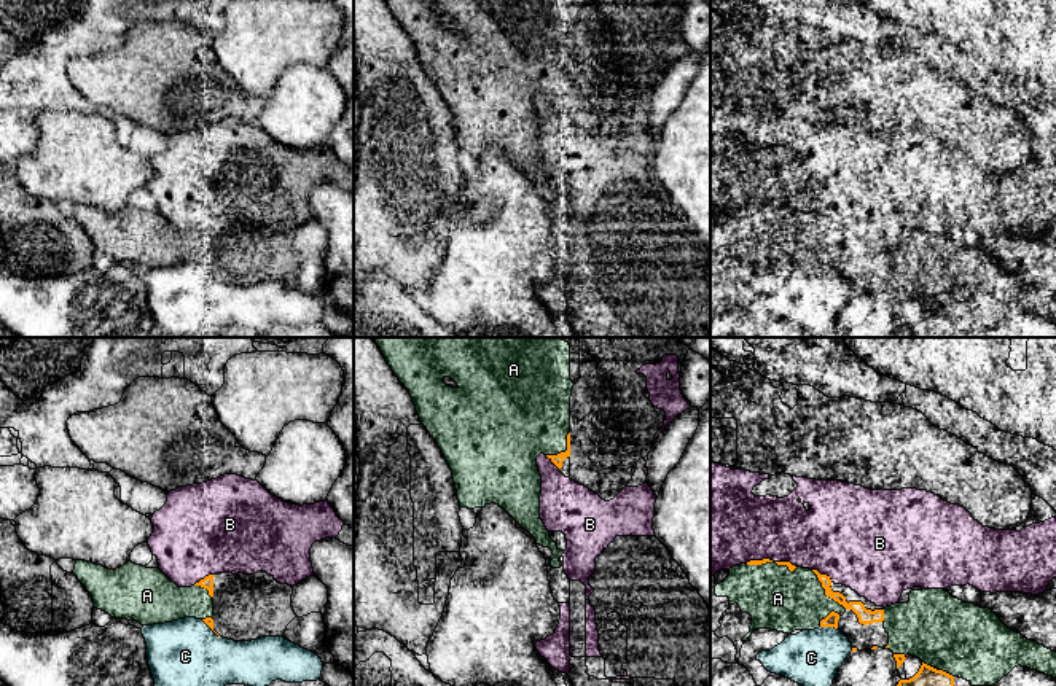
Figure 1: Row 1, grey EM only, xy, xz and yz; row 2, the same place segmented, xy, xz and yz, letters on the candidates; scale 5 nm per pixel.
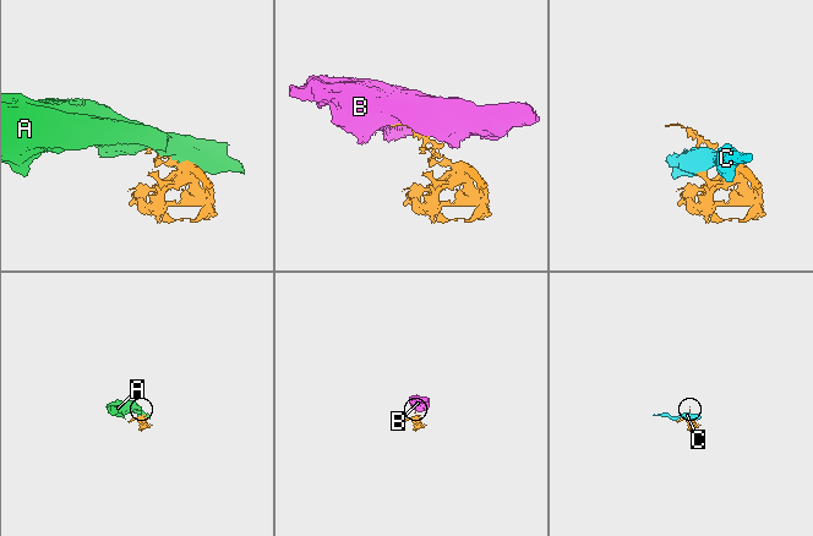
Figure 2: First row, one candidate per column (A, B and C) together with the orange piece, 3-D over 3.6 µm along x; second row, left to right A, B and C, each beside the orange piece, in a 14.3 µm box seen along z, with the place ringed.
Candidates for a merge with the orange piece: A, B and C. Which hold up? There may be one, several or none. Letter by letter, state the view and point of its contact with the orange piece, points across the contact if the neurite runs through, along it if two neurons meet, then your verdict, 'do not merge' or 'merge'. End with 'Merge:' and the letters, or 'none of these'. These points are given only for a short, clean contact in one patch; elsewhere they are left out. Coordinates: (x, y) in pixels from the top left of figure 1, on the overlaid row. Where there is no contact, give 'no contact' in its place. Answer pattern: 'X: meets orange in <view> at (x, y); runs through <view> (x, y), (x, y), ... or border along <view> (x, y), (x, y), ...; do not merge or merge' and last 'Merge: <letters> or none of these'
A: meets orange in yz at (825, 592); do not merge
B: meets orange in yz at (822, 575); do not merge
C: meets orange in yz at (829, 626); do not merge
Merge: none of these

